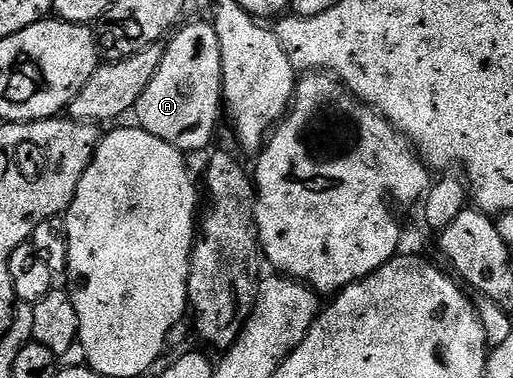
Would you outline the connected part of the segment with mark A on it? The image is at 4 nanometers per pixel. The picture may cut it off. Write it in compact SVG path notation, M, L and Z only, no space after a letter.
M208 20L182 24L168 38L163 63L159 63L155 79L147 83L147 91L139 95L135 116L140 128L183 154L192 155L212 143L217 120L223 117L223 98L219 35Z

